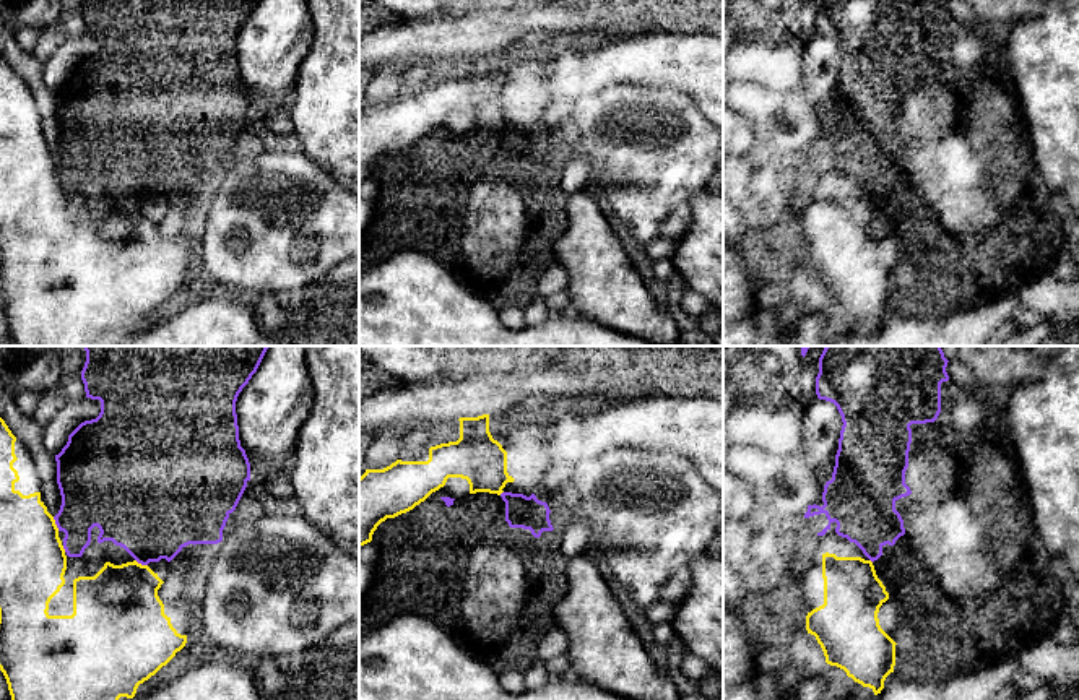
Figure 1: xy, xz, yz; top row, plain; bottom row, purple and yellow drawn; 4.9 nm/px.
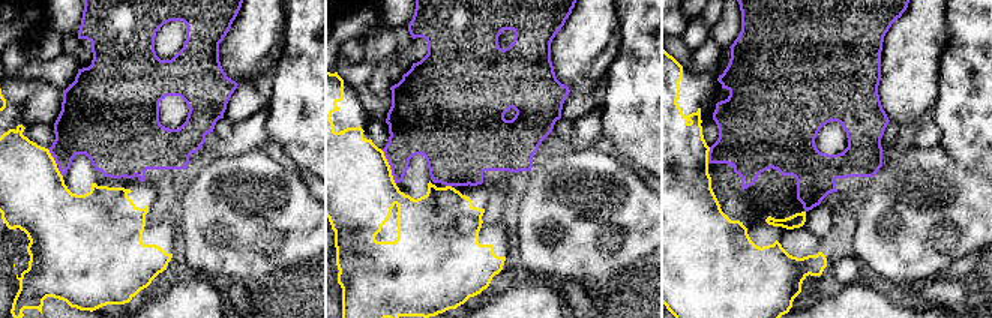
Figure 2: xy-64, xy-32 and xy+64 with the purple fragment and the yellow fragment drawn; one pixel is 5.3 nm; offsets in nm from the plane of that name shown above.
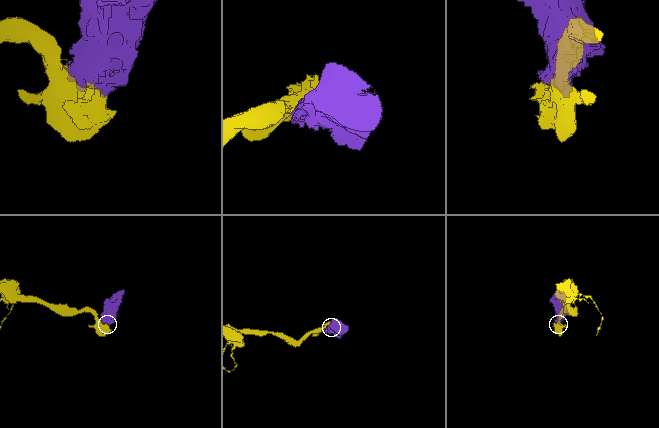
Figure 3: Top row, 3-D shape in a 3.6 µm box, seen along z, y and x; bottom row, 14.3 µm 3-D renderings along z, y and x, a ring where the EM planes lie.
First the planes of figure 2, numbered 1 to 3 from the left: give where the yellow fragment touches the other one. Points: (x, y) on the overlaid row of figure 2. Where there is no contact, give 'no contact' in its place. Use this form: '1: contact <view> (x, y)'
1: contact xy-64 (51, 155)
2: contact xy-32 (390, 167)
3: contact xy+64 (709, 155)

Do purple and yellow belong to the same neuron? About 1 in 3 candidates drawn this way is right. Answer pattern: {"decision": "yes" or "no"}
{"decision": "yes"}

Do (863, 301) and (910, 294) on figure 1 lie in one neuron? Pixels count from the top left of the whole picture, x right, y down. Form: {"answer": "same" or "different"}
{"answer": "same"}

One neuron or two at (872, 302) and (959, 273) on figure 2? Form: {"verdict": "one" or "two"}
{"verdict": "two"}

